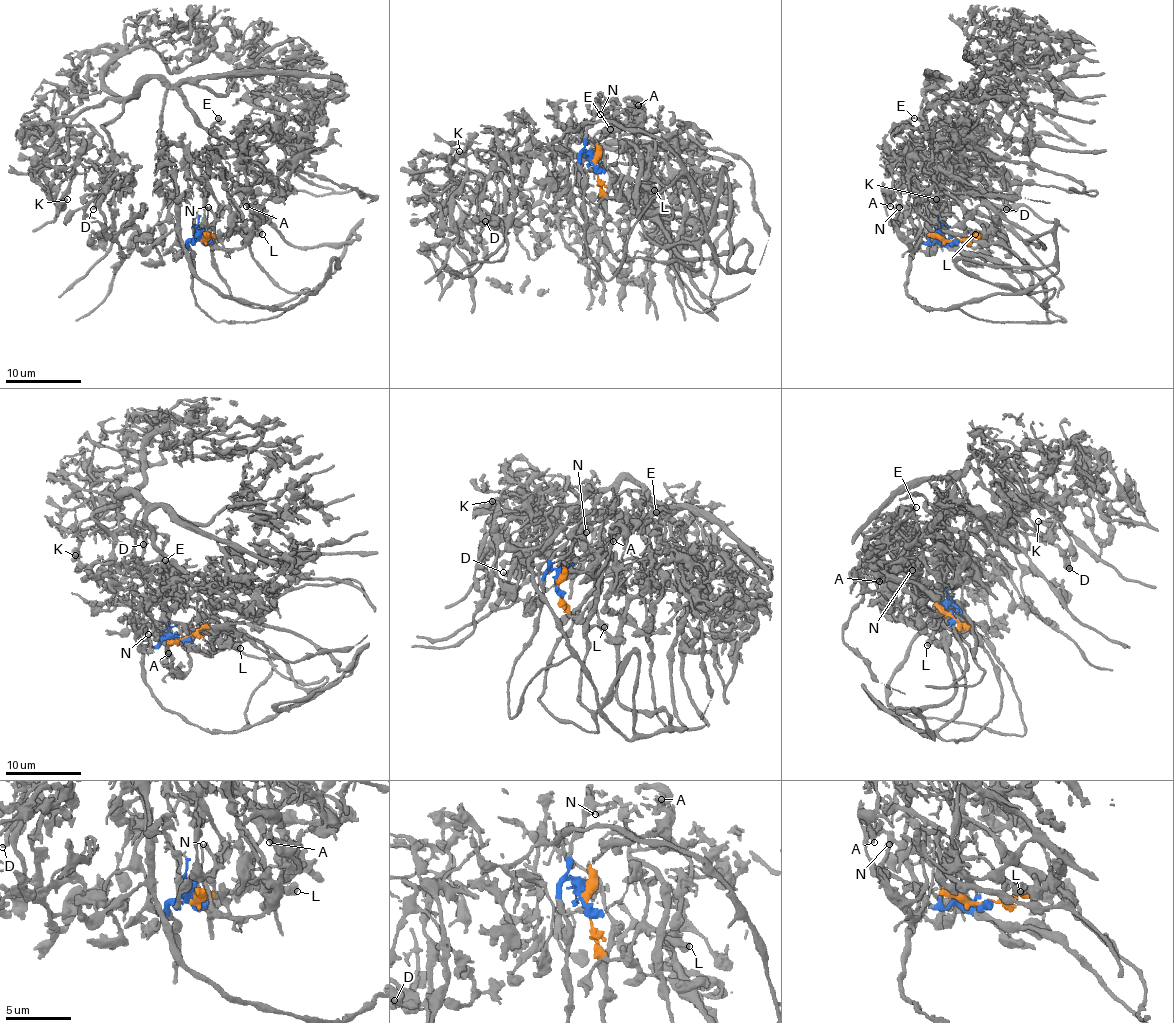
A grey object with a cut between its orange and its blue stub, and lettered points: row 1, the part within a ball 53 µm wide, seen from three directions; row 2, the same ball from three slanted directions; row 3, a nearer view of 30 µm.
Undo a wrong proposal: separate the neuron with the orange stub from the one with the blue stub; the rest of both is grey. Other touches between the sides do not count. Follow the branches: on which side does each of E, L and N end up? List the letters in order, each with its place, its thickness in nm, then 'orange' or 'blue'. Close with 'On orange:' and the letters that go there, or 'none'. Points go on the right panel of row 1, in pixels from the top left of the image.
E: (914, 118) | 280 nm | blue
L: (975, 234) | 600 nm | orange
N: (899, 207) | 300 nm | blue
On orange: L

